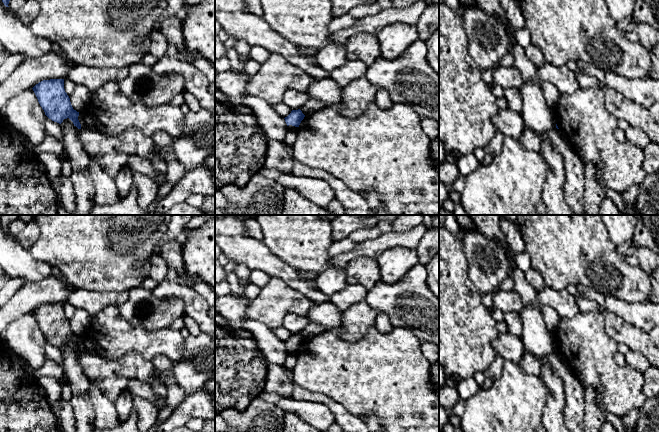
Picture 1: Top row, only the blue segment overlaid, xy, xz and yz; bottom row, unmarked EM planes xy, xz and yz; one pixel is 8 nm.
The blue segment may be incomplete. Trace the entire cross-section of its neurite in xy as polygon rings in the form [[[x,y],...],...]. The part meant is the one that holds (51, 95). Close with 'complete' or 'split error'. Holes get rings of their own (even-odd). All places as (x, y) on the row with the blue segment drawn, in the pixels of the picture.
[[[64,79],[43,80],[32,89],[49,119],[61,124],[64,119],[69,118],[74,126],[81,129],[79,112],[73,109],[70,98],[65,92]]]; complete

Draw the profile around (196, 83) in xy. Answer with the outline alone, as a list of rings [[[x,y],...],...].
[[[169,44],[166,54],[157,60],[152,69],[160,75],[182,75],[185,79],[185,90],[199,101],[201,107],[215,110],[215,97],[210,92],[210,82],[193,64],[179,58],[179,51],[174,45]]]

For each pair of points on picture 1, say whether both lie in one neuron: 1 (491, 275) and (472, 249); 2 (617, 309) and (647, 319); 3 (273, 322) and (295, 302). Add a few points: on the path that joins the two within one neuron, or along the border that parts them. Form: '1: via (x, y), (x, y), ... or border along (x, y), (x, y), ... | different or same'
1: via (488, 269), (488, 265), (478, 255) | same
2: via (624, 310), (640, 315) | same
3: via (277, 316), (289, 304) | same

